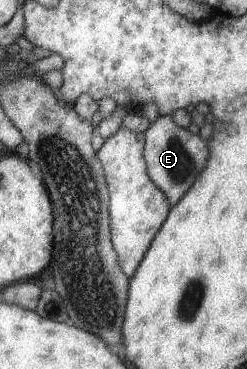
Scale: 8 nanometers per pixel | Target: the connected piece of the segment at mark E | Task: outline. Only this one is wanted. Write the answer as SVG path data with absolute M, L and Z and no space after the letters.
M169 113L159 115L143 134L145 143L142 153L146 161L146 171L150 179L165 193L170 206L173 206L186 194L206 166L209 156L207 141L201 139L198 133L191 134L187 129L175 124L173 116Z

